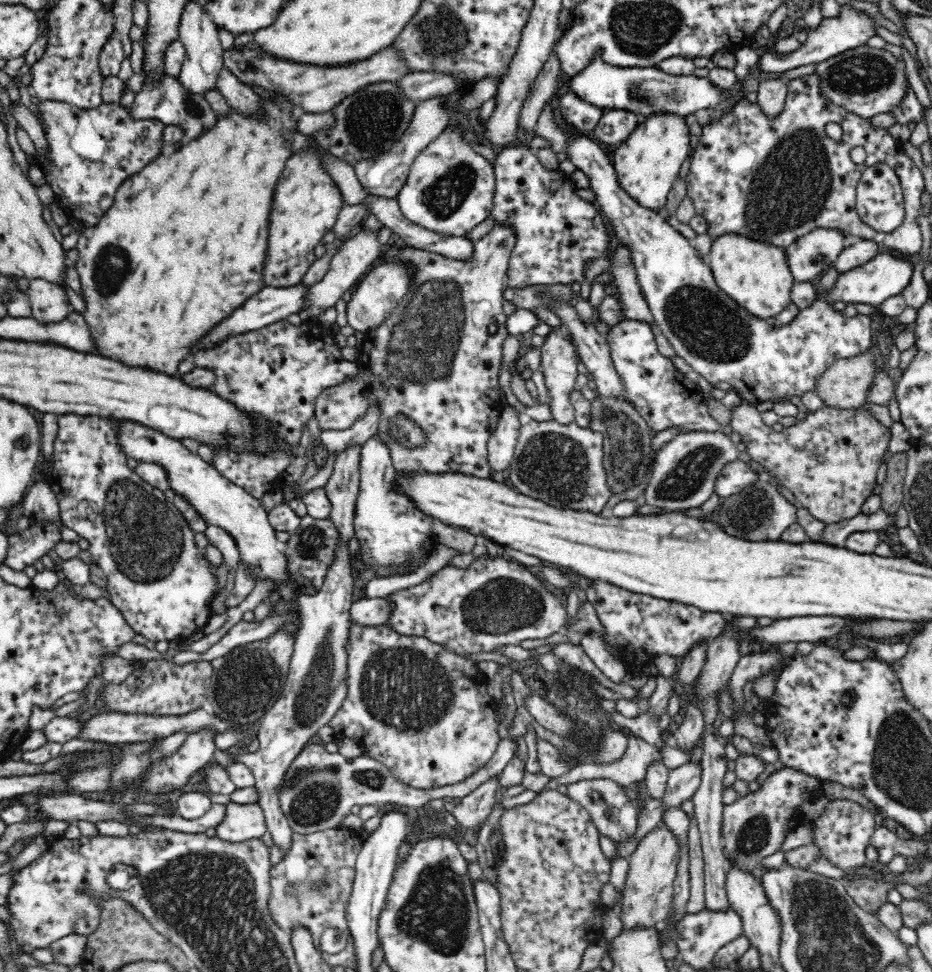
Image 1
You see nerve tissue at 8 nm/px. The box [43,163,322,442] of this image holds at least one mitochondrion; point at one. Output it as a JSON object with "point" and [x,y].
{"point":[109,274]}

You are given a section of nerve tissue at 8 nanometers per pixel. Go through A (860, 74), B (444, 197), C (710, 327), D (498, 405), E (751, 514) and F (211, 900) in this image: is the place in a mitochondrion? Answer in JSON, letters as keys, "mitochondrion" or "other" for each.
{"A":"mitochondrion","B":"mitochondrion","C":"mitochondrion","D":"other","E":"mitochondrion","F":"mitochondrion"}

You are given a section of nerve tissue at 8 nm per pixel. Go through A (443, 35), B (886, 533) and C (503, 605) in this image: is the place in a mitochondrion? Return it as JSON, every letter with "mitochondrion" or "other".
{"A":"mitochondrion","B":"other","C":"mitochondrion"}

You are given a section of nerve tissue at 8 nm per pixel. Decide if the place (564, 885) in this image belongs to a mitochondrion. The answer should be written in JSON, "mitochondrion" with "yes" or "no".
{"mitochondrion":"yes"}

